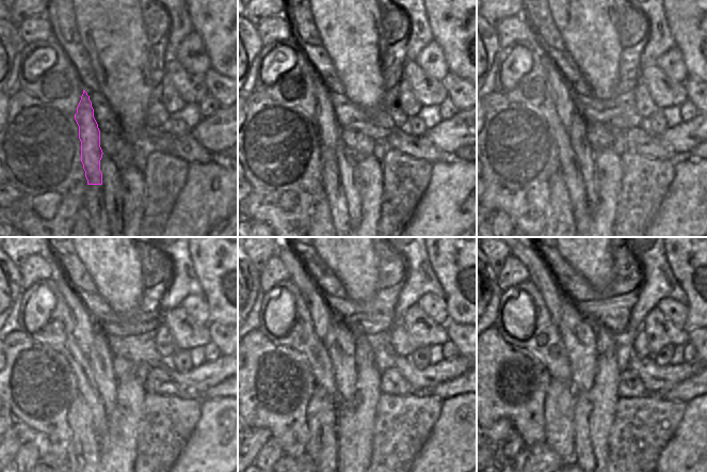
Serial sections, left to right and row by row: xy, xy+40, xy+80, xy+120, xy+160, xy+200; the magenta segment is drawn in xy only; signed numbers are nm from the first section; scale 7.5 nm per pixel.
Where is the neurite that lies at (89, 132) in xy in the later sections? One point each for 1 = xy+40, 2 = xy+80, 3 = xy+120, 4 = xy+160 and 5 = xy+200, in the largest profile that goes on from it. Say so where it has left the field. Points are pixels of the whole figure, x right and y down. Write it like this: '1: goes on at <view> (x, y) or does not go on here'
1: goes on at xy+40 (328, 129)
2: goes on at xy+80 (561, 93)
3: goes on at xy+120 (82, 324)
4: goes on at xy+160 (311, 294)
5: goes on at xy+200 (540, 273)

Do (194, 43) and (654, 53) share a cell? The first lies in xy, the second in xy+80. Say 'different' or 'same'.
different

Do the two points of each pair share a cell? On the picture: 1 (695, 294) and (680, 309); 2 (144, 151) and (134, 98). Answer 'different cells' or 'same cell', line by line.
1: different cells
2: different cells

